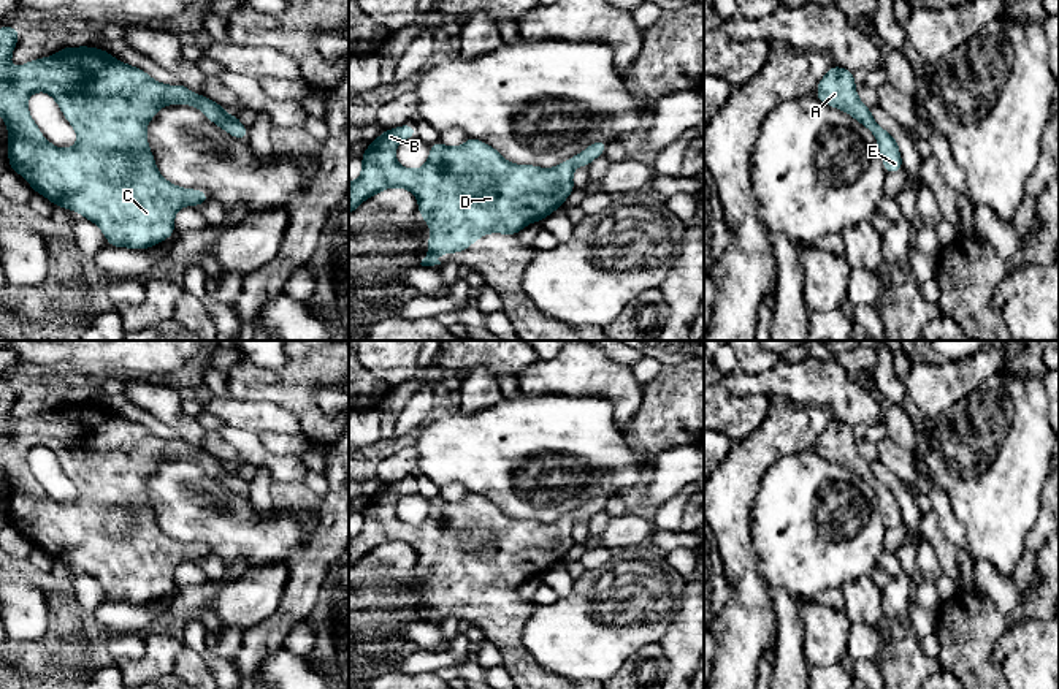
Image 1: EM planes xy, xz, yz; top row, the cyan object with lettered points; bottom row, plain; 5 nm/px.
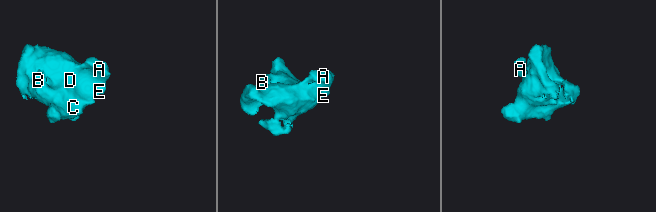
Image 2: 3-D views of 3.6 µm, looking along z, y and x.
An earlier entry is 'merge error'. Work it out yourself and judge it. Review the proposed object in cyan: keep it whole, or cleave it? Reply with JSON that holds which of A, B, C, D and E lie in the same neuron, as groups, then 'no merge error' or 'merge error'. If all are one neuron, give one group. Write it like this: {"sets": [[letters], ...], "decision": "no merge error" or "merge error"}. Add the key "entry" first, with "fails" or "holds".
{"entry": "fails", "sets": [["A", "B", "C", "D", "E"]], "decision": "no merge error"}

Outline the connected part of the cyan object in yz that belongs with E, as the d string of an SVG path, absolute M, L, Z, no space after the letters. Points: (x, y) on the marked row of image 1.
M832 65L818 82L815 95L826 106L837 108L850 114L872 131L878 143L878 150L886 174L902 171L904 163L899 152L899 141L874 120L870 108L859 100L854 86L856 81L853 71Z

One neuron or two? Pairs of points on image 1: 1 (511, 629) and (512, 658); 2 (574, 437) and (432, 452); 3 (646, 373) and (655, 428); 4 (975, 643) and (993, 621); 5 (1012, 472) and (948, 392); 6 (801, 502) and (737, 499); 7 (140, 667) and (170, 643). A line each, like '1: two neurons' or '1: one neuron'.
1: one neuron
2: one neuron
3: two neurons
4: one neuron
5: two neurons
6: two neurons
7: one neuron

